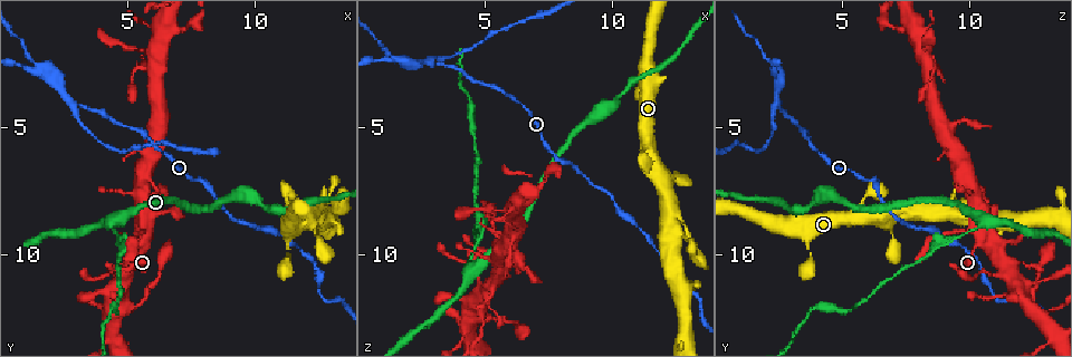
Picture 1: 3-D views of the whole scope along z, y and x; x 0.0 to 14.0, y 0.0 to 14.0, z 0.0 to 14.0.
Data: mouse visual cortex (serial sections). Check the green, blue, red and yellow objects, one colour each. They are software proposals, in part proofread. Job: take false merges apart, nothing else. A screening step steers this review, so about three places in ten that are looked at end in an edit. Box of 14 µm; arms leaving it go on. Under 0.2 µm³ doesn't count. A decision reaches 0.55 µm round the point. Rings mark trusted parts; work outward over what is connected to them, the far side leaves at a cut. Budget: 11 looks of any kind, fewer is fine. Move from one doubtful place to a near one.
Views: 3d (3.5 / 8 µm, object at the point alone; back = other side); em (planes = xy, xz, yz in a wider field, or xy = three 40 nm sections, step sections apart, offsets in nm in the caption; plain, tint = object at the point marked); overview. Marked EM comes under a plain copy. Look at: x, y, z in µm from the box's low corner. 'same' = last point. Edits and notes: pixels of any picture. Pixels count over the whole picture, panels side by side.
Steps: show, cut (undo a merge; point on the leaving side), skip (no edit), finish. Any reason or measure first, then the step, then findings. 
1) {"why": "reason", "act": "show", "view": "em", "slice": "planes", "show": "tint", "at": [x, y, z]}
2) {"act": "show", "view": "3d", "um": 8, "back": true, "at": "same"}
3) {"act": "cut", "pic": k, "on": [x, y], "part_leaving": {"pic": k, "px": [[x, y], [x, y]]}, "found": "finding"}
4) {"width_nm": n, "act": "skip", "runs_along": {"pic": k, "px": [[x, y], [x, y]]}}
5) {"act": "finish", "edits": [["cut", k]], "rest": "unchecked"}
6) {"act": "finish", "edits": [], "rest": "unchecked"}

{"act": "show", "view": "3d", "um": 3.5, "back": true, "at": [4.8, 11.2, 12.1]}

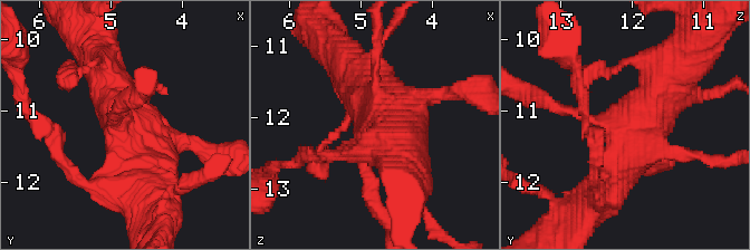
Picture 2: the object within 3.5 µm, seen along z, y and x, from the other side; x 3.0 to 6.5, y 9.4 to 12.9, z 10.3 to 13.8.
{"act": "show", "view": "em", "slice": "xy", "step": 5, "show": "tint", "at": [4.85, 11.15, 12.10]}

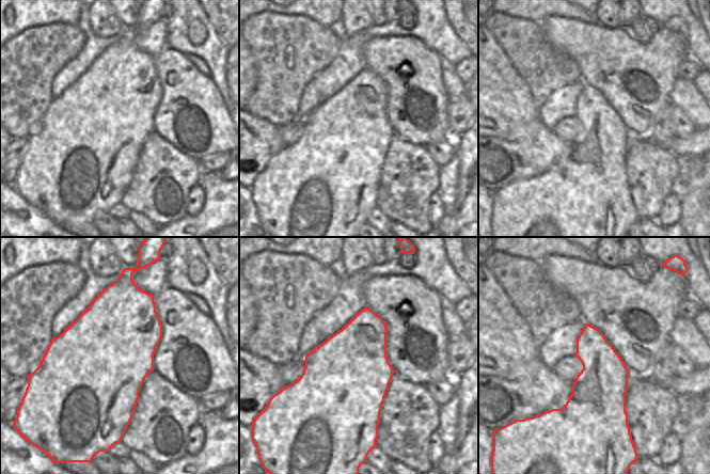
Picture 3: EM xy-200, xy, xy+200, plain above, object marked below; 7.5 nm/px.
{"act": "skip", "runs_along": {"pic": 2, "px": [[667, 80], [593, 201]]}, "found": "all the same cell"}

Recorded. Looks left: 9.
{"why": "sharp bend", "act": "show", "view": "3d", "um": 3.5, "back": true, "at": [4.2, 13.3, 13.1]}

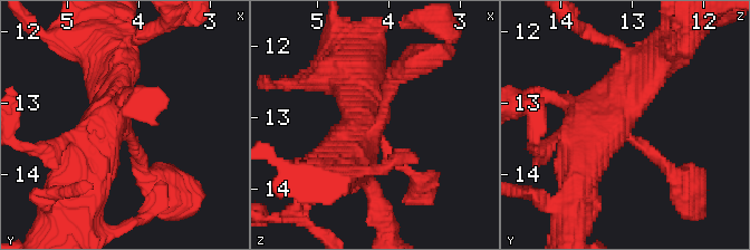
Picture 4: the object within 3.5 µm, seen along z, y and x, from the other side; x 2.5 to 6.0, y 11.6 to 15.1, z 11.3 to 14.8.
{"why": "need the tissue", "act": "show", "view": "em", "slice": "xy", "step": 3, "show": "tint", "at": [4.20, 13.40, 13.15]}

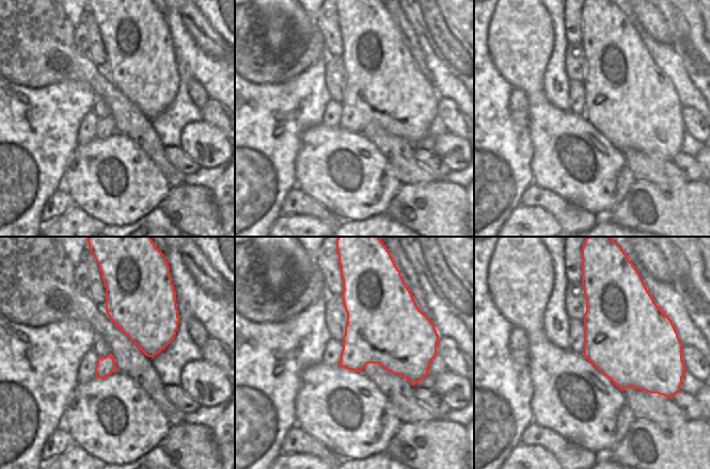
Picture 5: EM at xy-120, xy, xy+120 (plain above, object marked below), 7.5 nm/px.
{"act": "skip", "runs_along": {"pic": 4, "px": [[659, 54], [587, 143], [582, 171]]}, "found": "continuous, no second cell"}

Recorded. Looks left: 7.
{"why": "abrupt turn", "act": "show", "view": "em", "slice": "xy", "step": 2, "show": "tint", "at": [4.4, 8.8, 10.6]}

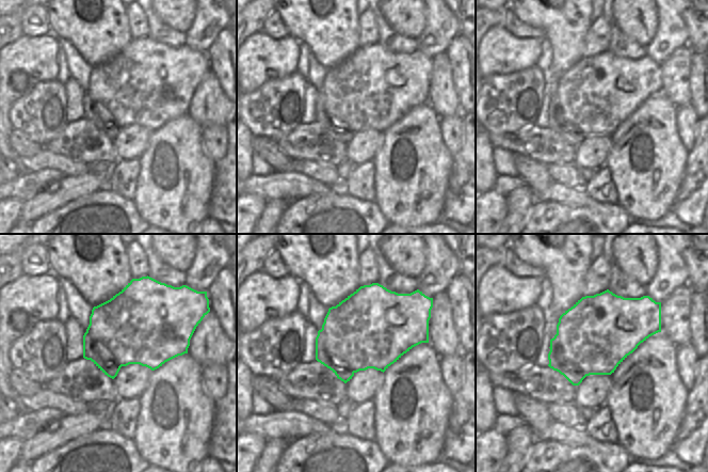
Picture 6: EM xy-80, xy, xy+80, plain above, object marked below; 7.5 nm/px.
{"why": "wider look", "act": "show", "view": "3d", "um": 3.5, "back": true, "at": "same"}

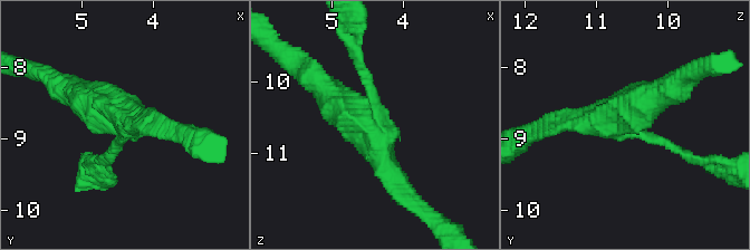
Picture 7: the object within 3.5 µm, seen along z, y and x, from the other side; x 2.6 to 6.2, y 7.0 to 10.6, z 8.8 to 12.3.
{"arms": 3, "arm_widths_nm": [150, 250, 400], "act": "cut", "pic": 7, "on": [364, 76], "border": {"pic": 6, "px": [[322, 327], [326, 347], [354, 372]]}, "found": "two cells meet here"}

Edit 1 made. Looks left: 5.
{"why": "three arms meet", "act": "show", "view": "3d", "um": 3.5, "back": true, "at": [2.9, 4.1, 2.5]}

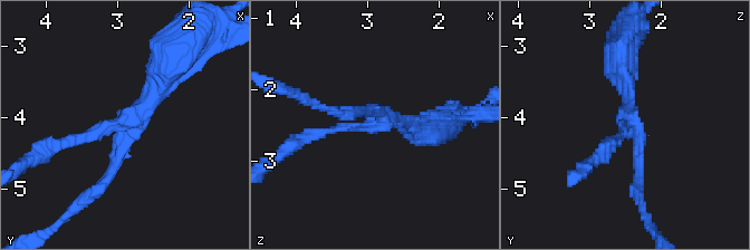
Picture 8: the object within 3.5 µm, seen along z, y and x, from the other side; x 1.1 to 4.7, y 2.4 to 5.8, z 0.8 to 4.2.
{"act": "cut", "pic": 8, "on": [109, 175], "found": "two cells meet here"}

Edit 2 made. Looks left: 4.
{"act": "finish", "edits": [["cut", 7], ["cut", 8]], "rest": "unchecked"}

